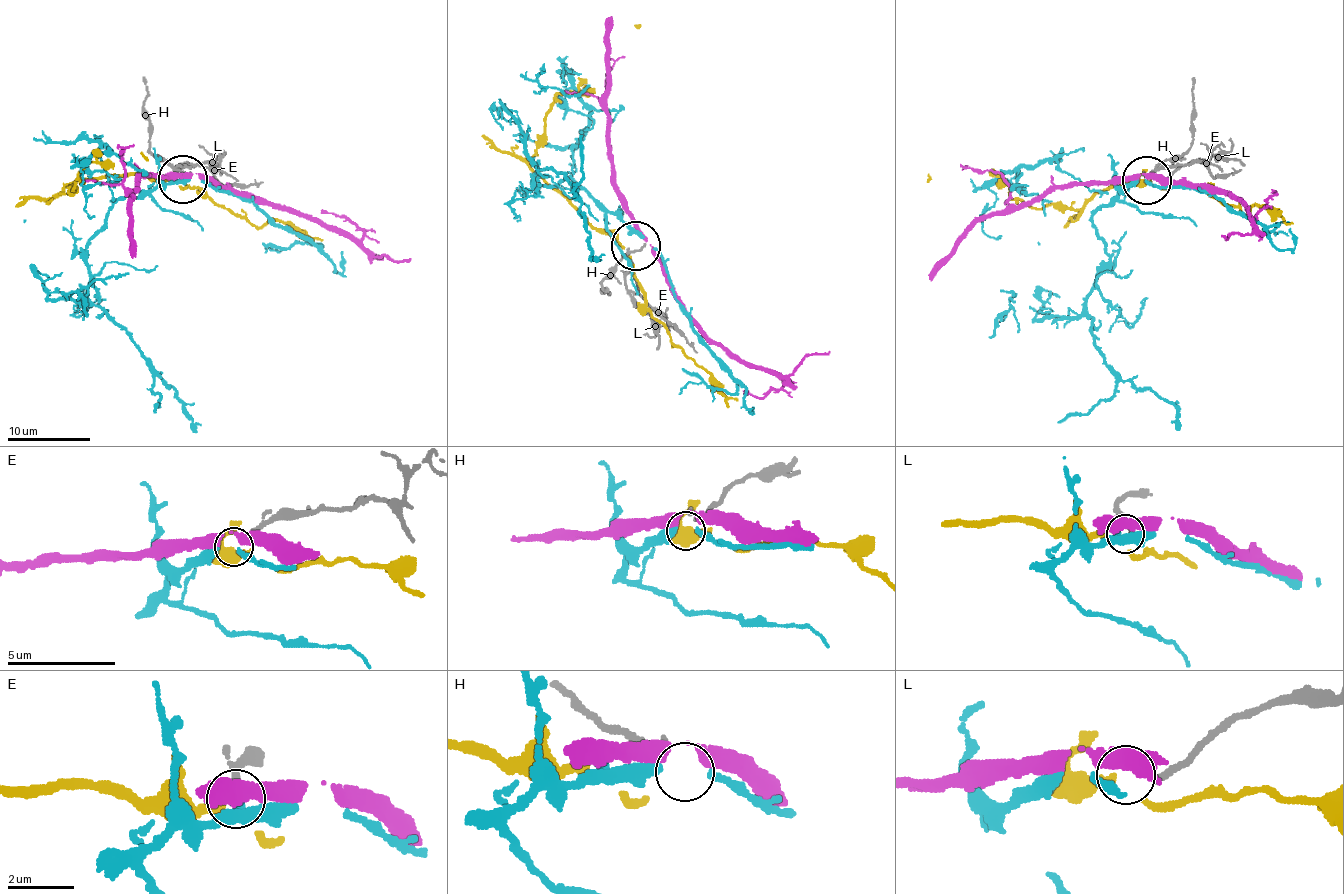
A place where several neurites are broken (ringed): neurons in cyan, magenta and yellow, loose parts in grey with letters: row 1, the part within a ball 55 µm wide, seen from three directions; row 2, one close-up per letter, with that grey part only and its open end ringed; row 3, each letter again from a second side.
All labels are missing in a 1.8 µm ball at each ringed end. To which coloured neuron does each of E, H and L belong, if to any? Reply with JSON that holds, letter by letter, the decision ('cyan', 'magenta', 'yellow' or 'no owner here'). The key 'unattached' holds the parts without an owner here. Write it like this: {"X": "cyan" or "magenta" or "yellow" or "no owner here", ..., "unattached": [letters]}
{"E": "cyan", "H": "no owner here", "L": "yellow", "unattached": ["H"]}

